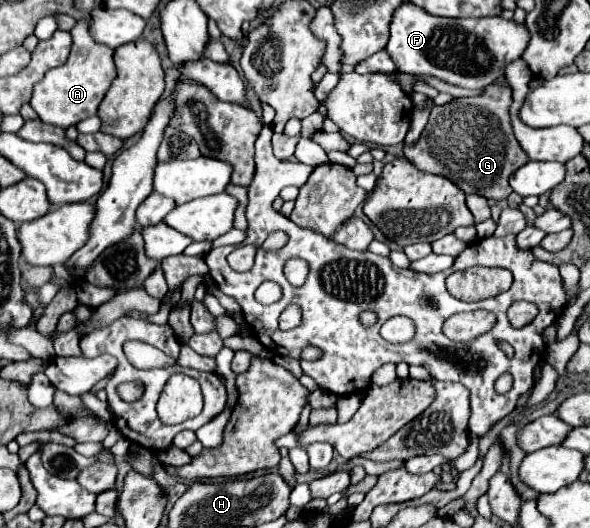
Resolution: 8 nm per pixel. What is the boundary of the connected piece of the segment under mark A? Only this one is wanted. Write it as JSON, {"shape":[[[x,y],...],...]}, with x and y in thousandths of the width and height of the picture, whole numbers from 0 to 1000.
{"shape":[[[139,36],[122,55],[122,97],[115,116],[105,127],[85,131],[78,146],[58,165],[54,176],[54,206],[64,214],[64,222],[75,233],[98,237],[105,244],[115,244],[119,237],[129,237],[156,218],[163,218],[166,199],[180,172],[186,169],[193,146],[197,146],[197,123],[193,123],[193,93],[183,85],[163,81],[149,63],[149,40]]]}

